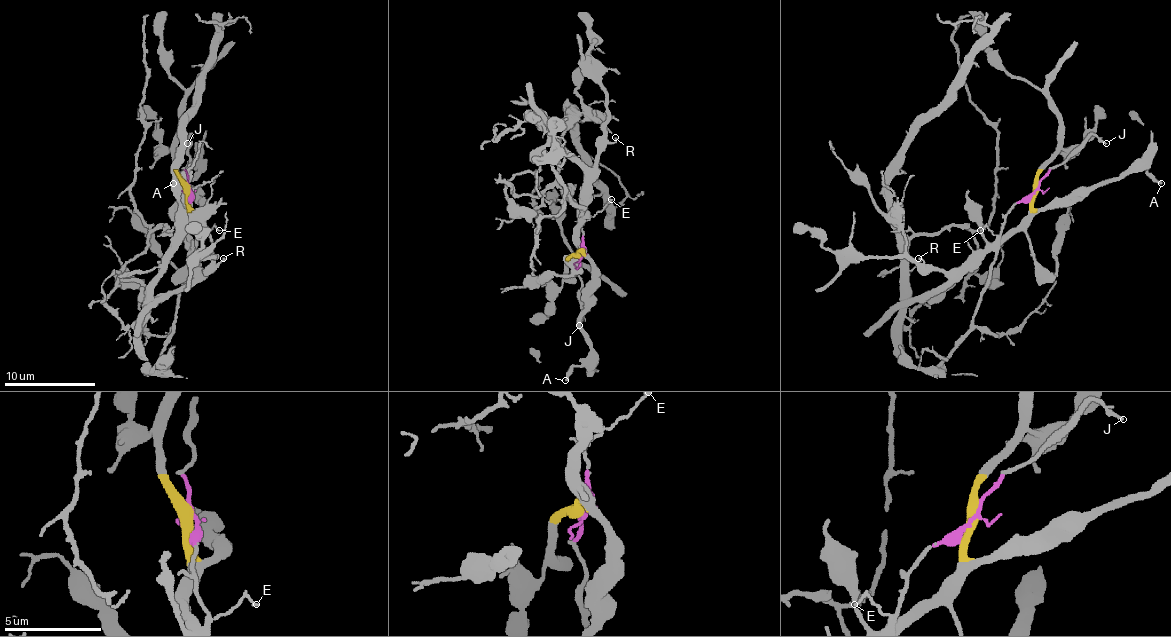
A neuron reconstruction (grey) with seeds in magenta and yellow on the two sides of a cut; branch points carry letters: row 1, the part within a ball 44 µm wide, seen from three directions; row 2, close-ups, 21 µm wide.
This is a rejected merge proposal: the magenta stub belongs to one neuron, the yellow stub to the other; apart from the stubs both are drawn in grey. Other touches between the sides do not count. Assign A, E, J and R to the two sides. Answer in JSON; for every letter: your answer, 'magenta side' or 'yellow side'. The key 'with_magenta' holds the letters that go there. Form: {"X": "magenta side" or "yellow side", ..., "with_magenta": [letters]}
{"A": "yellow side", "E": "magenta side", "J": "magenta side", "R": "yellow side", "with_magenta": ["E", "J"]}

